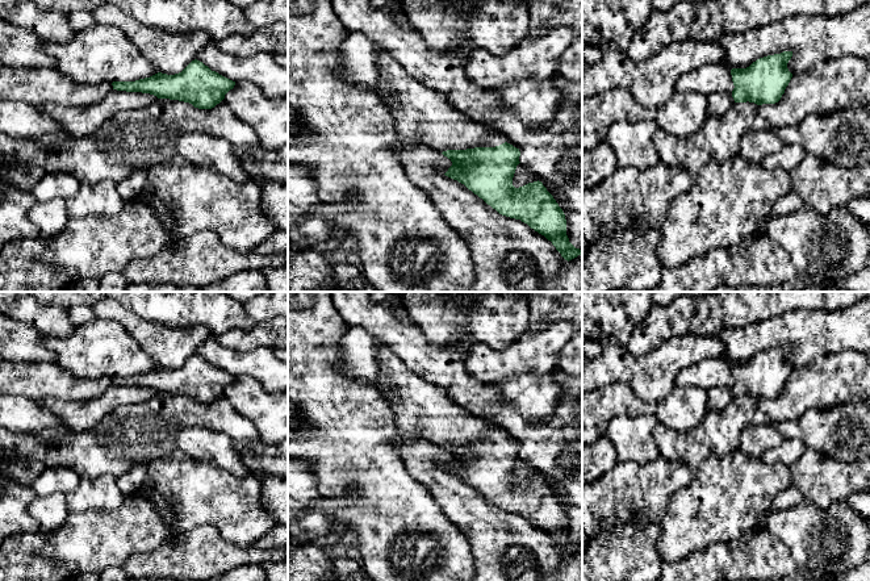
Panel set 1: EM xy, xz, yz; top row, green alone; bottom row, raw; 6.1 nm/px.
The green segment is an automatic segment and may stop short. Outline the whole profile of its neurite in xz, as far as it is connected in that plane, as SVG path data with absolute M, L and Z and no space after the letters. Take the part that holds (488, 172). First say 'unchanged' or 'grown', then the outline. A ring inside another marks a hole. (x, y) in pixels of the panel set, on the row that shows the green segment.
grown; M375 45L375 49L380 74L376 92L390 109L397 141L442 152L452 162L446 176L464 184L499 214L520 220L544 235L565 260L569 262L582 254L569 242L565 214L541 181L528 183L519 188L513 185L516 166L520 163L519 149L507 143L503 135L498 135L490 128L470 120L443 95L415 80L381 46Z

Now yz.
grown; M783 51L760 58L746 68L732 68L733 91L707 96L710 117L725 114L735 103L778 103L792 78L787 68L791 57L792 51Z

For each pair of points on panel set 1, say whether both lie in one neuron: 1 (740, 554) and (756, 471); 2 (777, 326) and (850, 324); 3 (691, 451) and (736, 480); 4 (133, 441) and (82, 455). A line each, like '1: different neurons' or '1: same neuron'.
1: different neurons
2: same neuron
3: different neurons
4: same neuron

